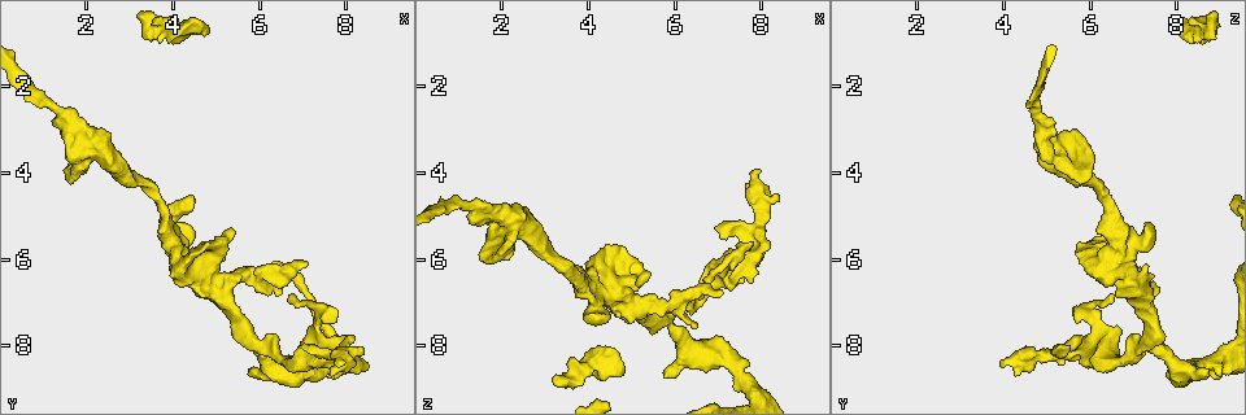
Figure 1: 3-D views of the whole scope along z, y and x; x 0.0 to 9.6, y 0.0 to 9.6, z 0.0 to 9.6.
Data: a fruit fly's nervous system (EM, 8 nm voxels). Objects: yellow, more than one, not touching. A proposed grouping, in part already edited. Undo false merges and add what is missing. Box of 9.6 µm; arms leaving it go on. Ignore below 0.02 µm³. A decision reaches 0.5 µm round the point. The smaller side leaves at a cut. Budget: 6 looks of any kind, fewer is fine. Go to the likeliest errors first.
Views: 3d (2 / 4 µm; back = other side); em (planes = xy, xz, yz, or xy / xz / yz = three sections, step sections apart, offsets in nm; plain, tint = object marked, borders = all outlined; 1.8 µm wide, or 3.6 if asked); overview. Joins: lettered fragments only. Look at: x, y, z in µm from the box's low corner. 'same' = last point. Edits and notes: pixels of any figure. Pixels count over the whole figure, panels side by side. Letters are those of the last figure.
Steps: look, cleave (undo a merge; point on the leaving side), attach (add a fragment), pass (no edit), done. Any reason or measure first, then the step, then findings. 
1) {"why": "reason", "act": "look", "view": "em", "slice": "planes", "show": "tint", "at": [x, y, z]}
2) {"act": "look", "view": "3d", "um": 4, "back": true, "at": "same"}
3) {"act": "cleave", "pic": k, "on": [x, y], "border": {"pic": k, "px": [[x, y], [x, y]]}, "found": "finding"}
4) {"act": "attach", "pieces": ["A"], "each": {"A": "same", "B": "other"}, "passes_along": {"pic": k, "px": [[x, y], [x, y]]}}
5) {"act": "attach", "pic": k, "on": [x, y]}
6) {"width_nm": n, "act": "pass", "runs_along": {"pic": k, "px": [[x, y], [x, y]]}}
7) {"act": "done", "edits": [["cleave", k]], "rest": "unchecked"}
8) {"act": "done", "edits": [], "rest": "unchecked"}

{"why": "free end", "act": "look", "view": "3d", "um": 4, "at": [4.80, 0.75, 8.60]}

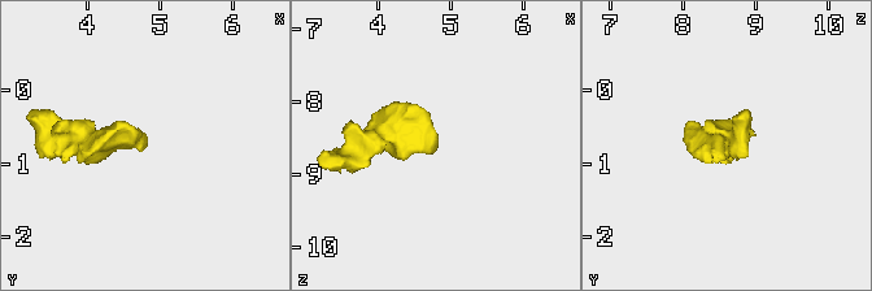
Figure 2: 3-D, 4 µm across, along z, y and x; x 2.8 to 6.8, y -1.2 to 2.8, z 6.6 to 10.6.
{"why": "need the tissue", "act": "look", "view": "em", "slice": "planes", "show": "plain", "at": [4.75, 0.80, 8.65]}

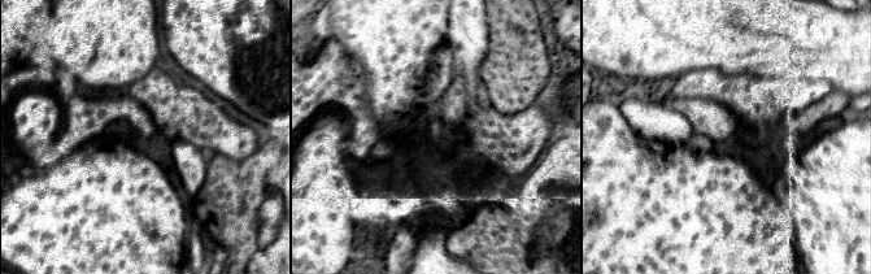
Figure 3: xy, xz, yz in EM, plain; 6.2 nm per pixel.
{"act": "look", "view": "em", "slice": "planes", "show": "borders", "at": "same"}

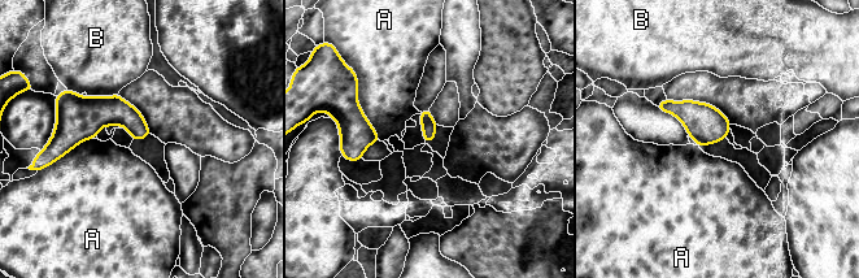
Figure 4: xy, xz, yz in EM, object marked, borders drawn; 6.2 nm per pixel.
{"act": "pass", "each": {"A": "other", "B": "other"}, "border": {"pic": 4, "px": [[357, 86], [357, 103], [380, 140]]}, "found": "none of them fits"}

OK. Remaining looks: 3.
{"act": "look", "view": "3d", "um": 4, "at": [4.30, 5.95, 6.85]}

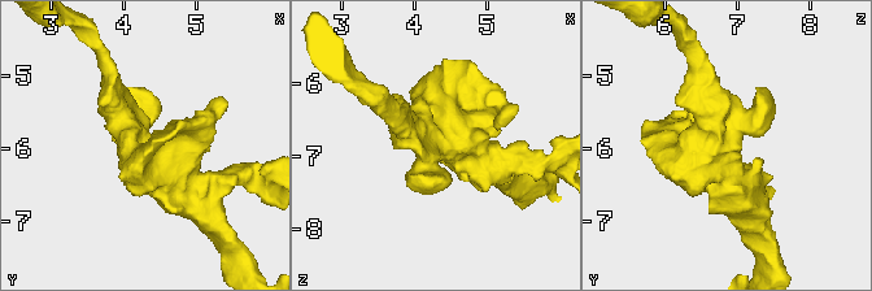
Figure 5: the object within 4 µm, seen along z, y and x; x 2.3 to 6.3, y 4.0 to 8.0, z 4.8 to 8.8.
{"act": "look", "view": "em", "um": 3.6, "slice": "yz", "step": 16, "show": "tint", "at": [4.35, 6.00, 6.80]}

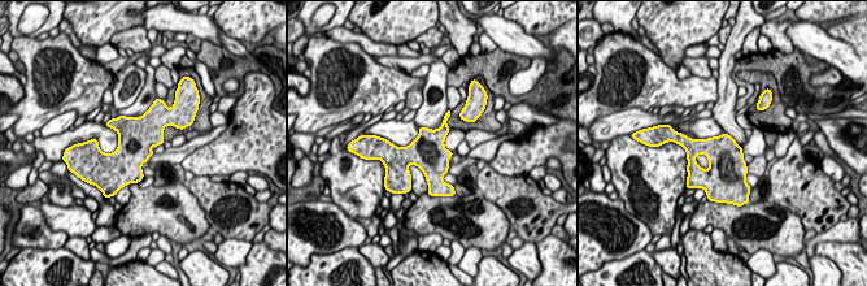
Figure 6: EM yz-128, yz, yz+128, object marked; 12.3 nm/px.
{"why": "see the neighbours", "act": "look", "view": "em", "um": 3.6, "slice": "yz", "step": 16, "show": "borders", "at": "same"}

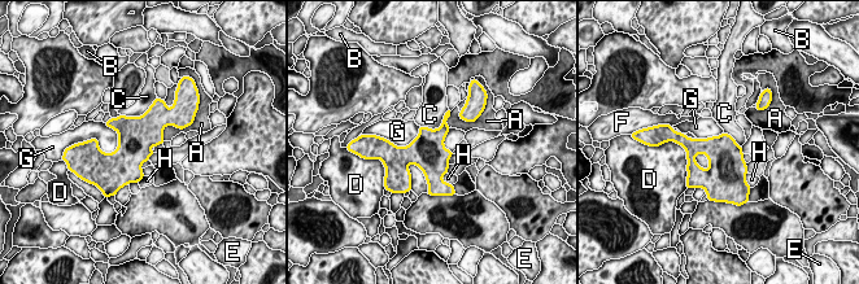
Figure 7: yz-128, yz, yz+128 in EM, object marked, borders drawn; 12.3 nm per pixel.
{"width_nm": 420, "act": "pass", "each": {"A": "other", "B": "other", "C": "other", "D": "other", "E": "other", "F": "other", "G": "other", "H": "other"}, "found": "all the same neuron"}

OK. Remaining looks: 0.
{"act": "done", "edits": [], "rest": "unchecked"}

